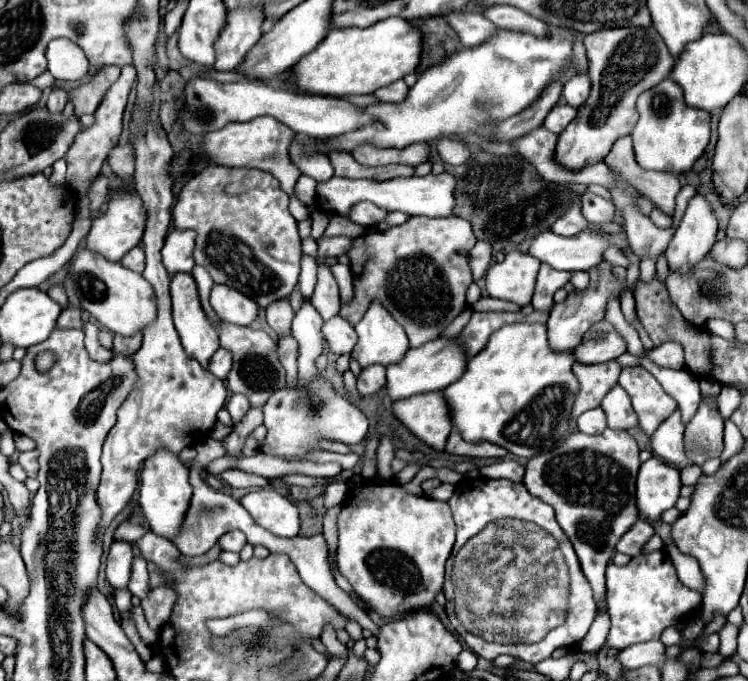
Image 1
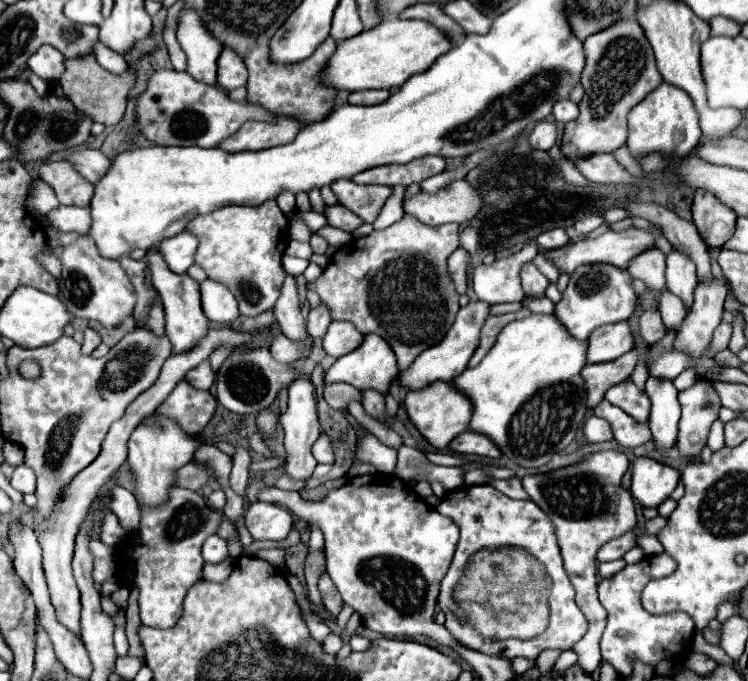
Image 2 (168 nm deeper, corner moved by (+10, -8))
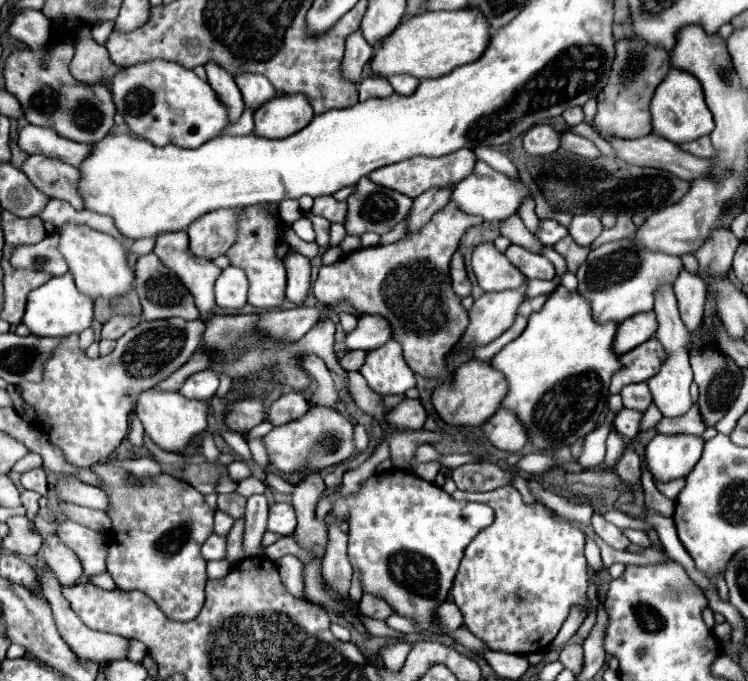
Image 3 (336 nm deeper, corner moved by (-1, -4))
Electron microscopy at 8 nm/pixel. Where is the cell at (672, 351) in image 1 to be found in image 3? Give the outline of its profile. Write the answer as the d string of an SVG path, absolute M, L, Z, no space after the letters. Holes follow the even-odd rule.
M684 270L676 280L674 294L678 300L682 322L690 332L694 332L704 320L704 280L700 280L698 274L690 274Z

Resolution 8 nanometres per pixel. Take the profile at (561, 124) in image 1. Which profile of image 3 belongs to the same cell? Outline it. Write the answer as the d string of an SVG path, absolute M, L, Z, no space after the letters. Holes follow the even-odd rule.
M548 124L532 126L524 134L522 144L530 156L548 156L558 150L558 132Z

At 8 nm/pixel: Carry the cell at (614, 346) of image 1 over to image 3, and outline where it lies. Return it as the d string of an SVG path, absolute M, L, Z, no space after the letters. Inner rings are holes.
M640 312L636 316L630 316L628 320L618 324L614 350L618 354L624 354L624 352L640 346L642 342L646 342L648 338L654 336L656 328L658 328L658 320L656 320L654 312Z

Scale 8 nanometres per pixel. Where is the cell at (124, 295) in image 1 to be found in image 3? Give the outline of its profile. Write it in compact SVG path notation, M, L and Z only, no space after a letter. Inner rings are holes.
M66 222L62 228L58 228L60 234L60 252L68 262L68 268L74 276L74 282L80 292L90 296L92 300L96 298L112 298L112 296L122 296L132 288L134 282L134 272L128 266L126 260L126 248L122 242L116 238L92 230L88 226L72 224Z

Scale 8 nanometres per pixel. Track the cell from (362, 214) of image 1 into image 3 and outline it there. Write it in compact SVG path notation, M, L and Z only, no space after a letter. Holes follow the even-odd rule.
M320 196L312 206L314 214L324 216L330 222L344 222L346 218L346 202L338 202L334 196Z

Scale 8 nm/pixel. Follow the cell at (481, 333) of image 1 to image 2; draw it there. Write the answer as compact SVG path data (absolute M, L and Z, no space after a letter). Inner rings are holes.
M521 308L519 312L513 312L513 314L503 314L503 316L489 316L487 320L485 320L485 324L483 324L483 328L481 328L481 342L479 342L479 346L477 346L477 350L475 350L475 354L471 356L471 360L469 360L469 366L477 366L479 364L479 360L489 352L489 348L493 346L493 342L495 342L495 338L497 338L497 334L501 332L501 328L503 326L507 326L509 322L513 322L513 320L521 320L521 318L527 318L531 312L527 310L527 308Z

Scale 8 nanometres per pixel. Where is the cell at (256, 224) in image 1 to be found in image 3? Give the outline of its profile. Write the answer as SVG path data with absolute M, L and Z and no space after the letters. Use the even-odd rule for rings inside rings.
M258 204L256 208L242 208L240 224L238 224L238 240L228 250L228 258L232 266L238 266L246 272L250 288L248 288L248 304L256 308L278 308L284 300L286 290L286 270L282 260L276 256L278 244L278 220L274 220L266 204Z

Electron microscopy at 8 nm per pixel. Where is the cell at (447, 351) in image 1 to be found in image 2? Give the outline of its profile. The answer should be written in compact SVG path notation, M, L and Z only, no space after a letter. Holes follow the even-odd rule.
M469 302L465 308L461 308L457 312L453 326L445 334L445 338L439 344L423 350L411 362L411 366L407 370L399 372L399 376L397 376L399 386L403 386L407 390L421 390L421 388L427 388L429 384L433 384L437 380L451 382L457 374L461 374L467 368L467 362L469 362L469 356L473 354L473 348L477 348L477 336L479 336L481 324L485 322L487 314L489 314L489 306L483 302Z

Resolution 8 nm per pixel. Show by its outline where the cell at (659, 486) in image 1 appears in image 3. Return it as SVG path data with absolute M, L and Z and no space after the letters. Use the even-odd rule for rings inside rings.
M656 434L646 446L650 472L656 480L684 478L700 460L704 438L690 434Z

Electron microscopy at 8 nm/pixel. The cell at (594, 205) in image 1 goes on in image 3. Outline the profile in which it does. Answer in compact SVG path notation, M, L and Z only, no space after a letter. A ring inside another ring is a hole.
M578 214L574 216L574 220L568 226L570 236L576 240L576 244L580 246L590 246L602 232L602 224L600 218L596 216L588 216L588 214Z

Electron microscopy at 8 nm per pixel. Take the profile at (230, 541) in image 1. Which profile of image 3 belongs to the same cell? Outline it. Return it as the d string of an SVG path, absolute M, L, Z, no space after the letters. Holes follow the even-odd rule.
M212 534L212 536L208 536L208 540L202 544L202 558L204 558L206 562L210 562L210 560L222 560L222 558L224 558L224 552L226 552L224 536Z

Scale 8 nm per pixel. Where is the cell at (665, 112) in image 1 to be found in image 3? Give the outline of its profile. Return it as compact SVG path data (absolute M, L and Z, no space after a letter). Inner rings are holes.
M672 66L668 76L664 78L664 82L660 82L660 86L654 92L652 98L652 130L660 136L664 136L666 140L674 142L674 144L682 144L686 140L676 140L676 138L688 138L688 140L696 140L704 134L710 134L714 128L714 120L712 120L712 112L708 110L706 102L704 102L704 92L702 92L702 84L698 82L696 76Z

